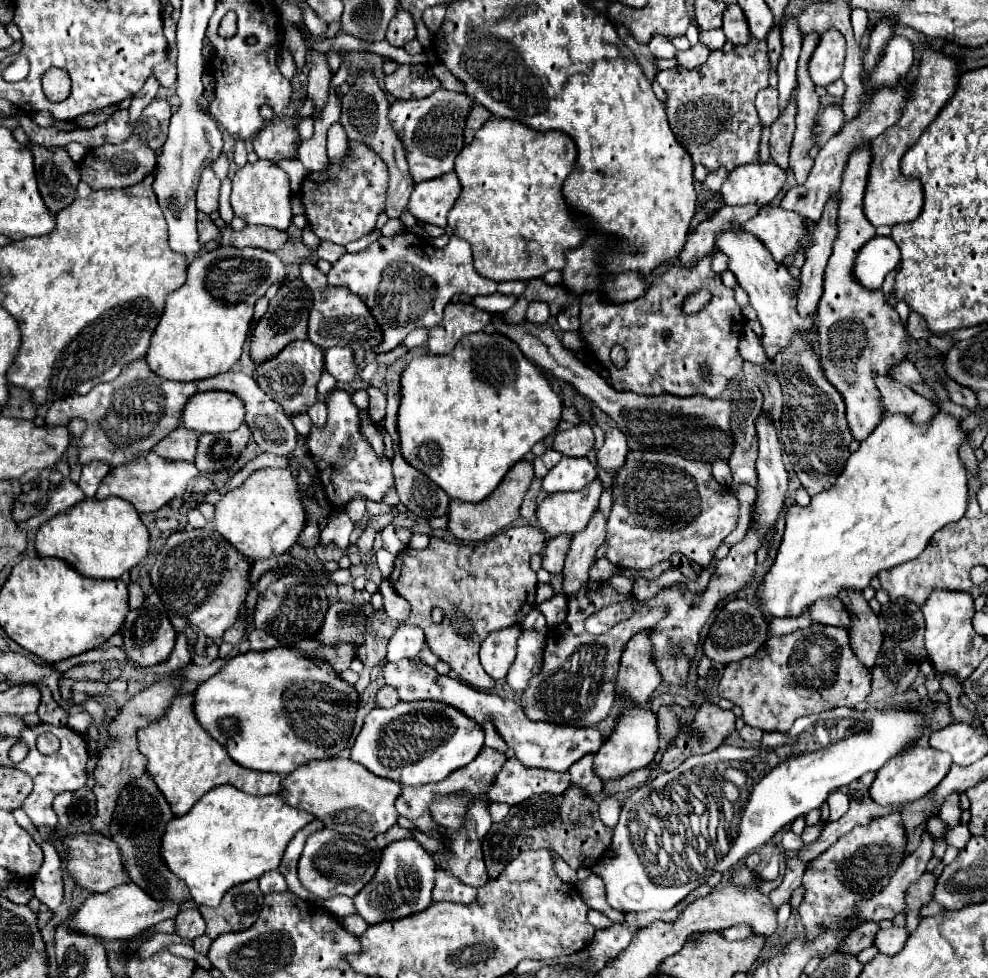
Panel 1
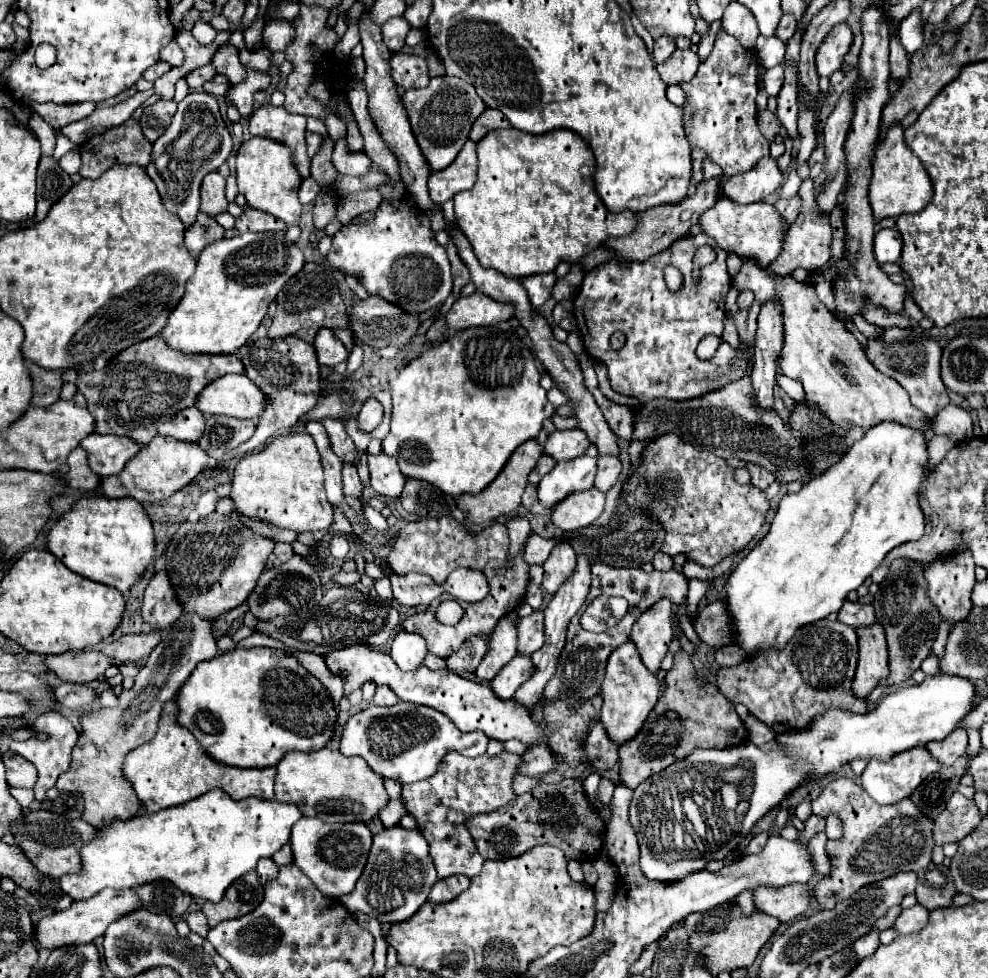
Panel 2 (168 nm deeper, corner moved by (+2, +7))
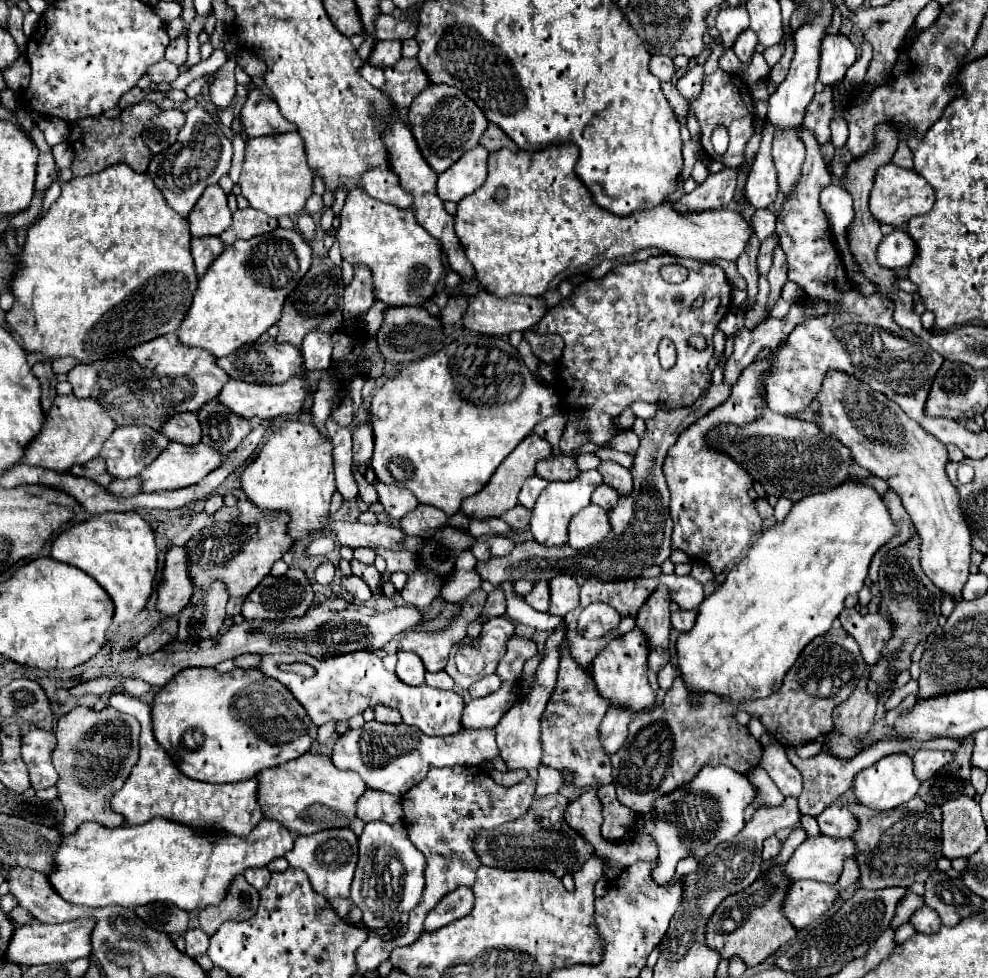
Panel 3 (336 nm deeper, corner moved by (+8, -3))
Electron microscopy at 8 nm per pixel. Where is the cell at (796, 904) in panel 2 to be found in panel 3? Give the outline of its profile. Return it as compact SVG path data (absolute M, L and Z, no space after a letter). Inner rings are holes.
M796 880L788 884L788 892L782 902L782 912L796 930L802 930L834 904L836 894L838 890L834 890L830 884L820 884L814 880Z

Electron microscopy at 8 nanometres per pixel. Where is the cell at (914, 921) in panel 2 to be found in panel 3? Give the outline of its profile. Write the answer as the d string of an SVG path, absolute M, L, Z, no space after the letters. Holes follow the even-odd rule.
M922 906L920 910L916 910L910 918L910 924L920 934L934 934L942 926L940 918L936 918L936 912L928 910L928 906Z

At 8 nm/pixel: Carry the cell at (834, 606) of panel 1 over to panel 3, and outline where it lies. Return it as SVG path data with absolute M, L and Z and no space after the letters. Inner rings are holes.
M856 608L852 610L842 610L840 614L842 628L852 634L856 644L860 646L860 652L868 664L874 664L882 656L884 642L890 638L890 626L888 618L884 620L882 616L876 614L860 614Z

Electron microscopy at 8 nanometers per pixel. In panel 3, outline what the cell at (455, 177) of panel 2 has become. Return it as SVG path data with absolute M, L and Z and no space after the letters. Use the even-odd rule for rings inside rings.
M476 146L452 166L452 170L446 170L438 176L436 182L436 194L442 200L460 202L466 194L480 188L486 178L486 160L488 152L482 146Z

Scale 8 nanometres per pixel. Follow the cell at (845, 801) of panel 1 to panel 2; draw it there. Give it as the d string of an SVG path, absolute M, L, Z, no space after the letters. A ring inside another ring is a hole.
M830 814L830 816L826 818L826 834L828 834L830 840L842 838L842 822L838 820L838 816Z

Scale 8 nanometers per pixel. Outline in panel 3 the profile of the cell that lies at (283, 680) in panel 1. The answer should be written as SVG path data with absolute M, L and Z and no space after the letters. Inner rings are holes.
M188 668L188 670L182 670L180 674L176 674L168 684L164 684L160 688L160 692L156 694L154 702L152 702L152 722L154 722L154 736L156 740L166 748L166 752L170 756L174 756L178 768L194 778L194 780L200 780L200 782L210 782L210 784L224 784L224 782L240 782L240 780L250 780L254 778L260 770L264 768L272 768L272 766L280 766L288 760L294 760L302 754L306 754L314 740L316 740L316 734L318 734L318 728L316 724L308 718L306 710L300 706L300 702L296 702L296 698L292 698L292 692L282 686L276 678L268 678L264 672L260 670L242 670L242 668L234 668L230 672L218 672L216 668Z

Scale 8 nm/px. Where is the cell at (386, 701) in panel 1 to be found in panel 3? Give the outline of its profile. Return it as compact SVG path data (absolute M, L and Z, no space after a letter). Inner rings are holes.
M376 706L376 708L374 708L374 718L380 720L380 722L390 722L390 724L398 724L398 722L402 722L400 714L398 714L396 710L388 708L388 706Z

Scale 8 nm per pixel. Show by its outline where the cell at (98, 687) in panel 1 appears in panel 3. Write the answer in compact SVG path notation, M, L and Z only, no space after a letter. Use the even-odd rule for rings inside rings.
M127 680L125 683L120 684L117 687L122 688L126 693L134 697L144 696L154 689L153 686L142 680Z

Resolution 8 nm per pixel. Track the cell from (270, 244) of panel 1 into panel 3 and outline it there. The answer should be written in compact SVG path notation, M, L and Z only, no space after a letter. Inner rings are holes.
M236 210L234 222L230 226L232 238L252 238L260 234L268 234L270 230L276 230L278 222L274 218L268 218L266 214L260 214L260 210Z

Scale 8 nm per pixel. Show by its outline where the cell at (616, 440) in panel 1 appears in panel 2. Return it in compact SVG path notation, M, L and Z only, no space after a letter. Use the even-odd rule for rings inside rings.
M600 456L598 458L598 474L596 474L596 482L594 488L600 492L608 492L620 478L622 472L622 464L618 458L612 456Z

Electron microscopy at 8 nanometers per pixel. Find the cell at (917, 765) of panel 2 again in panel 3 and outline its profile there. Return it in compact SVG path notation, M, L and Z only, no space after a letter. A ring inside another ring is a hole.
M900 752L900 754L884 756L874 766L860 770L854 778L854 794L856 794L858 802L868 808L880 810L880 812L906 804L908 800L912 800L916 796L916 792L920 788L920 780L914 776L912 768L914 768L912 758L906 752Z

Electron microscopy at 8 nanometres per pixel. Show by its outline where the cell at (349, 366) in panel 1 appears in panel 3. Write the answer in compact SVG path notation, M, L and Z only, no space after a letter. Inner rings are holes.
M312 330L302 342L302 358L308 372L326 370L332 364L332 338L320 330Z

